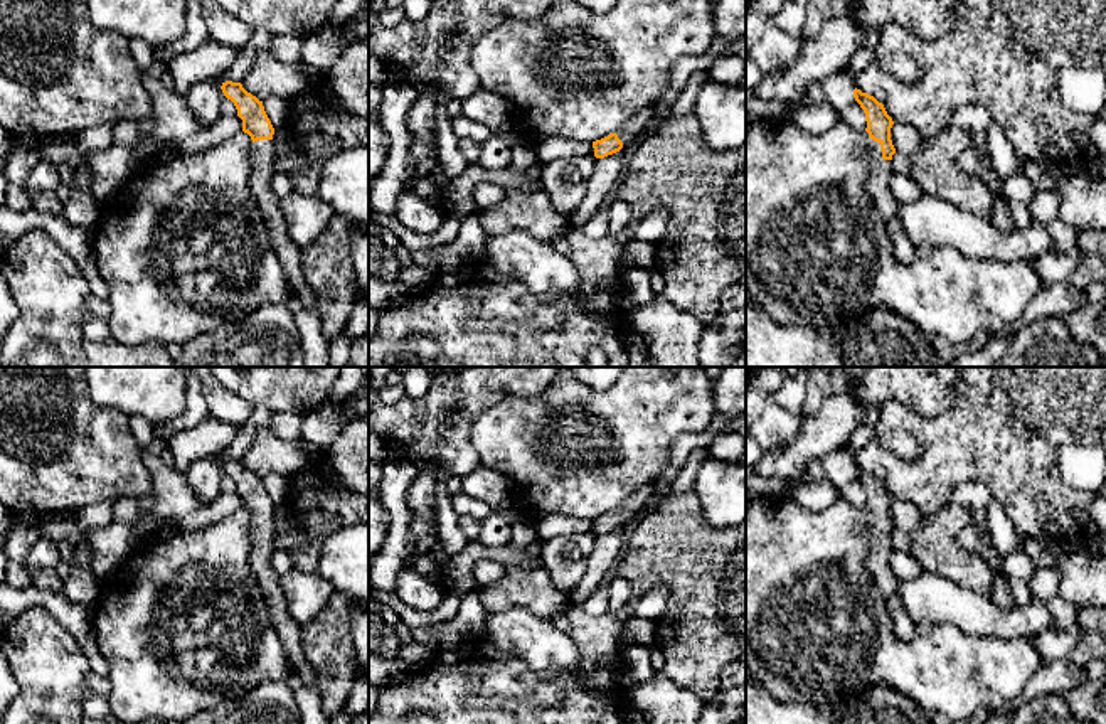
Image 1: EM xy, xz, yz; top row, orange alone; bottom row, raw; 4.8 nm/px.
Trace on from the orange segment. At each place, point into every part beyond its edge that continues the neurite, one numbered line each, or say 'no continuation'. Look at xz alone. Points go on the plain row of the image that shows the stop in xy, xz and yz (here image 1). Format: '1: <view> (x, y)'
1: xz (637, 500)

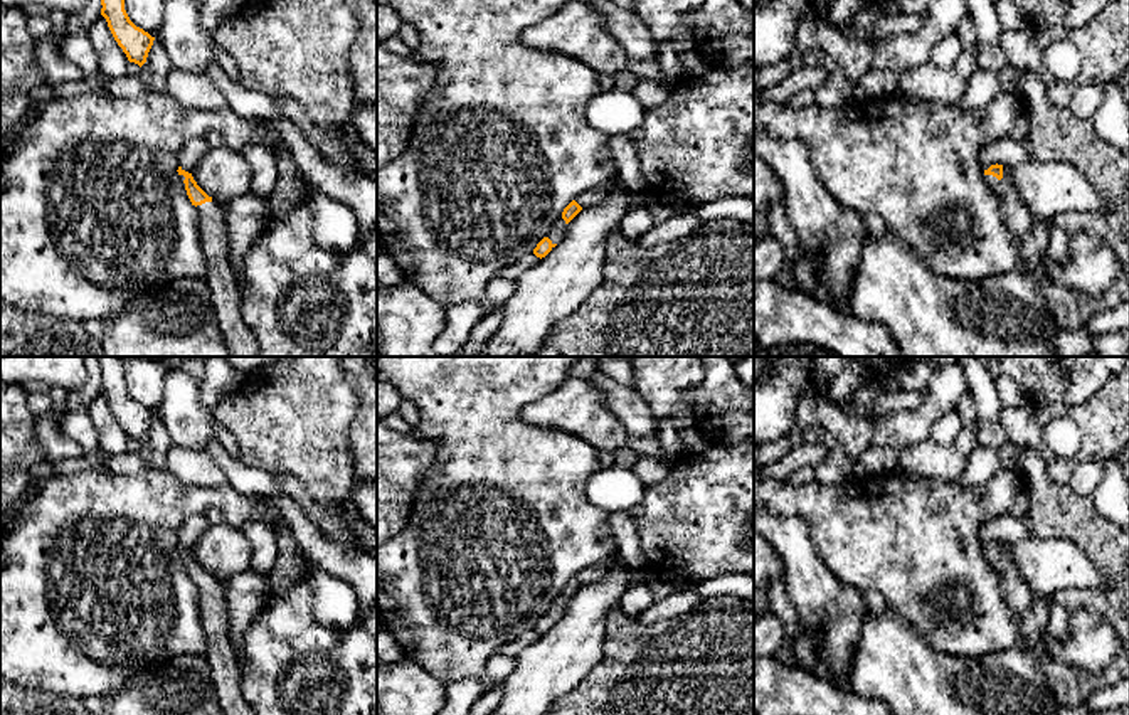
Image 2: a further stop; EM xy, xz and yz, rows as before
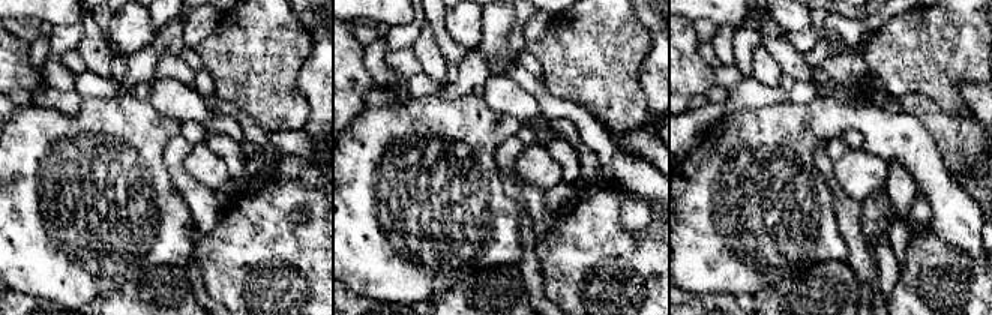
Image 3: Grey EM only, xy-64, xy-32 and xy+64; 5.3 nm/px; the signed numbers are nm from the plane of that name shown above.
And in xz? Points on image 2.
1: xz (556, 611)

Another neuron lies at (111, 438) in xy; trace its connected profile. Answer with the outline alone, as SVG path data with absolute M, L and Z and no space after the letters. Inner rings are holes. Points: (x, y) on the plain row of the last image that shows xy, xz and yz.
M103 392L96 397L87 410L98 431L98 448L109 456L128 453L130 437L114 417Z

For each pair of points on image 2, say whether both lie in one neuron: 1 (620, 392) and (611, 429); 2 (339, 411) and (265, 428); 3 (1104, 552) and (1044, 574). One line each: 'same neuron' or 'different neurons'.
1: different neurons
2: same neuron
3: different neurons

